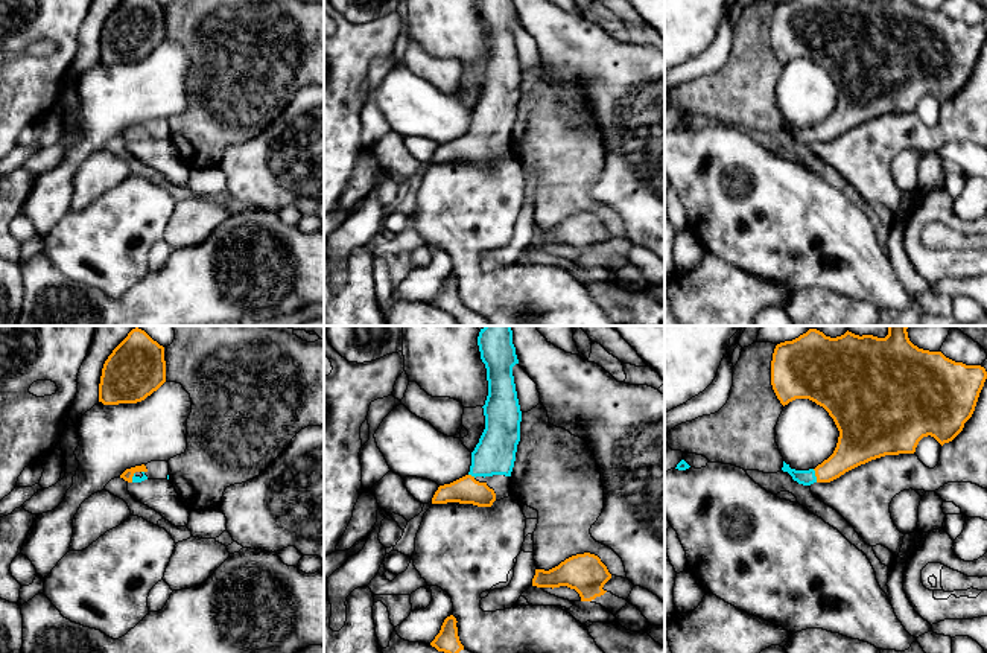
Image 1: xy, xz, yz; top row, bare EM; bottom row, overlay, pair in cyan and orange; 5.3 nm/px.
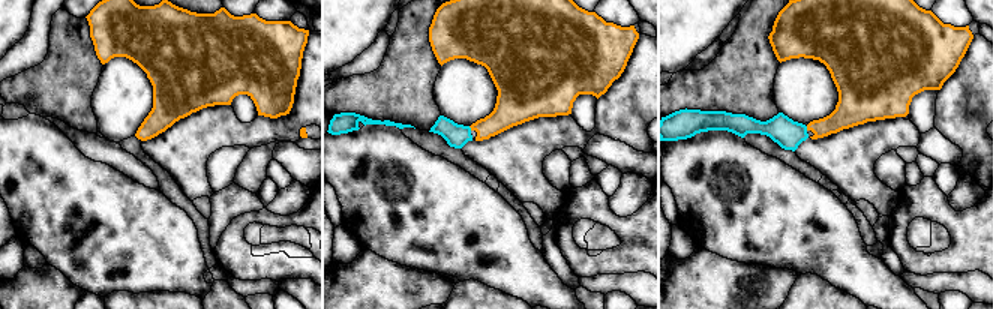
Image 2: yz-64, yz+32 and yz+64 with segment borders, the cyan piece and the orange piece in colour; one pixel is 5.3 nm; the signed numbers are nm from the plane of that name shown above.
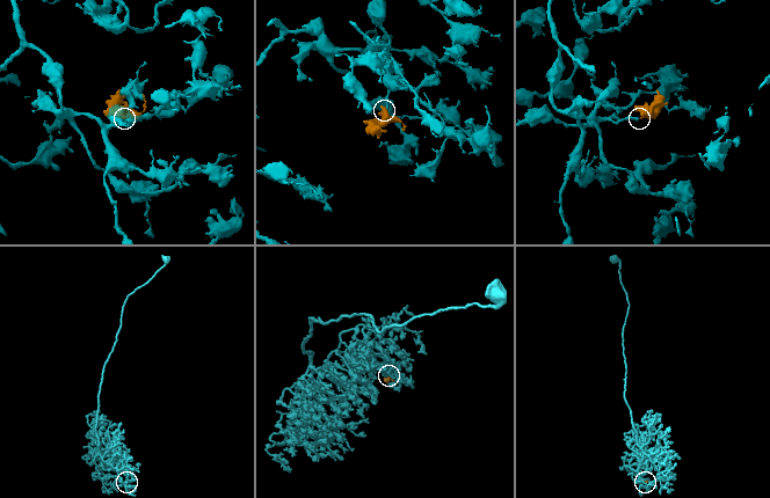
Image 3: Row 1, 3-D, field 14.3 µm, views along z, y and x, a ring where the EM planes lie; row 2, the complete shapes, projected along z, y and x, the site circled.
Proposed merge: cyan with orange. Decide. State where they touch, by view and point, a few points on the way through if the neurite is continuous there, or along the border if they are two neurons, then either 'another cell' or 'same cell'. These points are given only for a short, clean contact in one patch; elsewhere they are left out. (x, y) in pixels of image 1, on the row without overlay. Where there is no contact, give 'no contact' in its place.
yz (814, 134) | across yz (802, 136), (814, 134), (834, 127), (852, 108) | same cell

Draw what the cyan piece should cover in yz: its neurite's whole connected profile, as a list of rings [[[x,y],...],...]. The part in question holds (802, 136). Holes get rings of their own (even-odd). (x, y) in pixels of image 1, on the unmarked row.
[[[785,0],[780,2],[774,8],[773,20],[771,20],[771,44],[780,62],[785,65],[795,58],[809,58],[817,64],[823,65],[829,72],[829,75],[833,78],[839,90],[838,102],[833,113],[821,123],[818,123],[815,128],[795,129],[791,128],[789,123],[783,120],[782,129],[788,131],[792,135],[792,139],[797,140],[798,143],[811,145],[814,142],[830,142],[839,137],[841,134],[844,134],[846,131],[885,114],[914,113],[919,100],[928,94],[934,96],[943,105],[944,102],[952,100],[963,90],[964,82],[972,76],[985,38],[987,38],[987,30],[984,26],[955,21],[946,17],[941,11],[929,11],[929,9],[919,8],[911,0]]]

